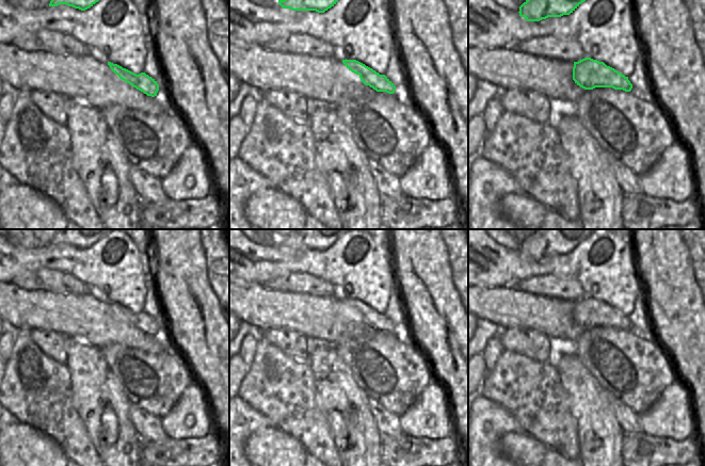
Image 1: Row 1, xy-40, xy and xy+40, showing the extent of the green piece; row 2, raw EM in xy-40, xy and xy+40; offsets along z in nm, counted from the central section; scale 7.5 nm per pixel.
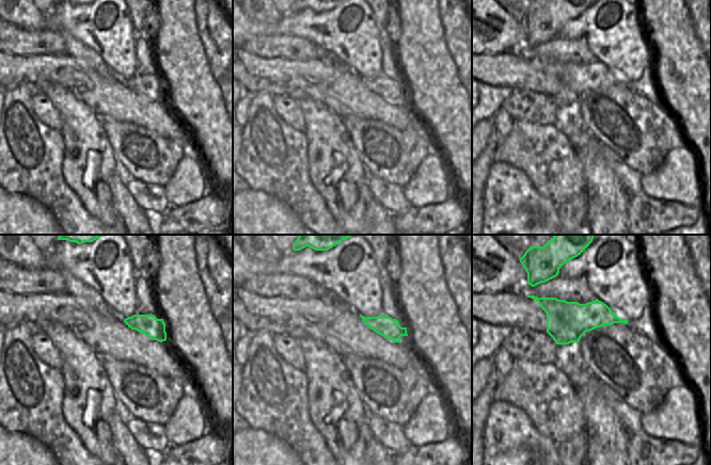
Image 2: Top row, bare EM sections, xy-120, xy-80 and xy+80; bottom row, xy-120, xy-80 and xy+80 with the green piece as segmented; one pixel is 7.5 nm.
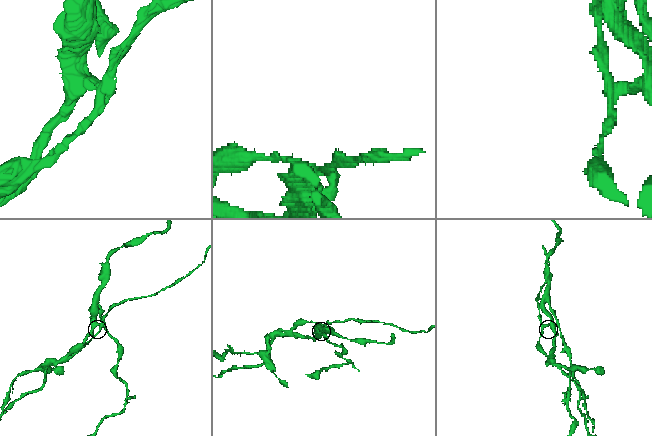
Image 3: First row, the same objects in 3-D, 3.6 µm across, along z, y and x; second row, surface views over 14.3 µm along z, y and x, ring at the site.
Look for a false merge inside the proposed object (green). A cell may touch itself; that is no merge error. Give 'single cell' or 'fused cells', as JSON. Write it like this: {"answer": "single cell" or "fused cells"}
{"answer": "fused cells"}

